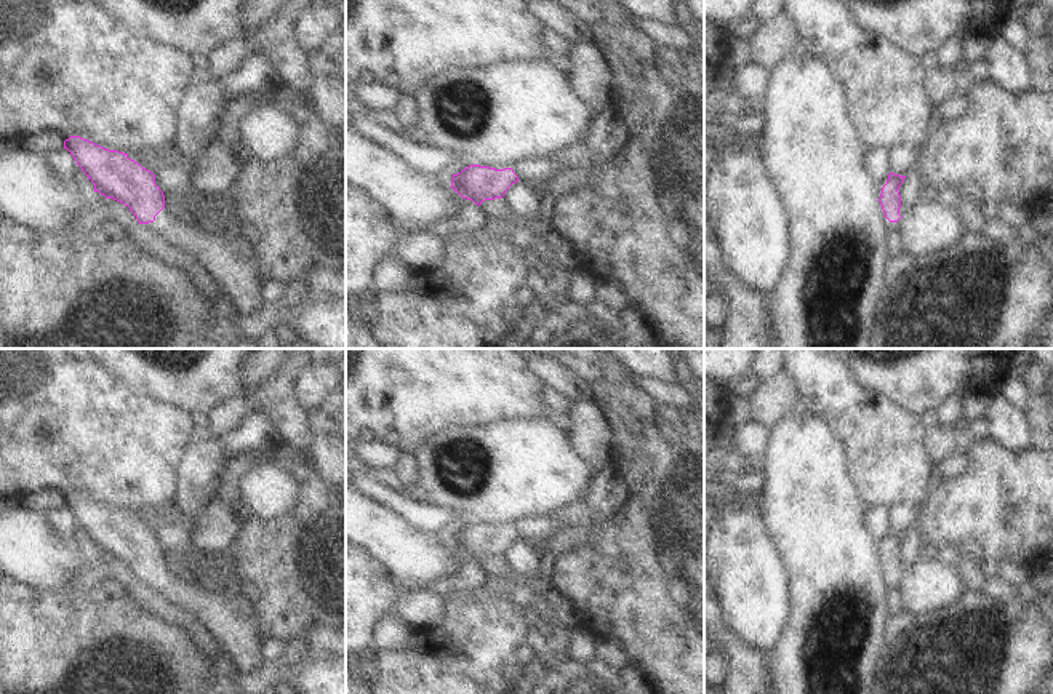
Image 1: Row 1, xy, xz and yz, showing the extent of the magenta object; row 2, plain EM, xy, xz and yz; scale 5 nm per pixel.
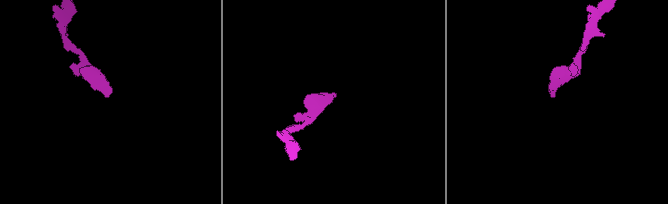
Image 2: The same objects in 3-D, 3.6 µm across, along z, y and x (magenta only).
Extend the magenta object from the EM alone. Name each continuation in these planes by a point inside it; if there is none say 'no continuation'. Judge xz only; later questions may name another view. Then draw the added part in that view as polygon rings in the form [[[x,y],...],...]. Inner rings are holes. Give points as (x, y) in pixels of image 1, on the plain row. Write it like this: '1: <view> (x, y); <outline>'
no continuation

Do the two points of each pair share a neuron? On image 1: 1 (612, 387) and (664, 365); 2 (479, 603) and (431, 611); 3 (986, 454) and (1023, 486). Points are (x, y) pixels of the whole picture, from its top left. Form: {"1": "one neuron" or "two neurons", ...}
{"1": "two neurons", "2": "two neurons", "3": "one neuron"}

